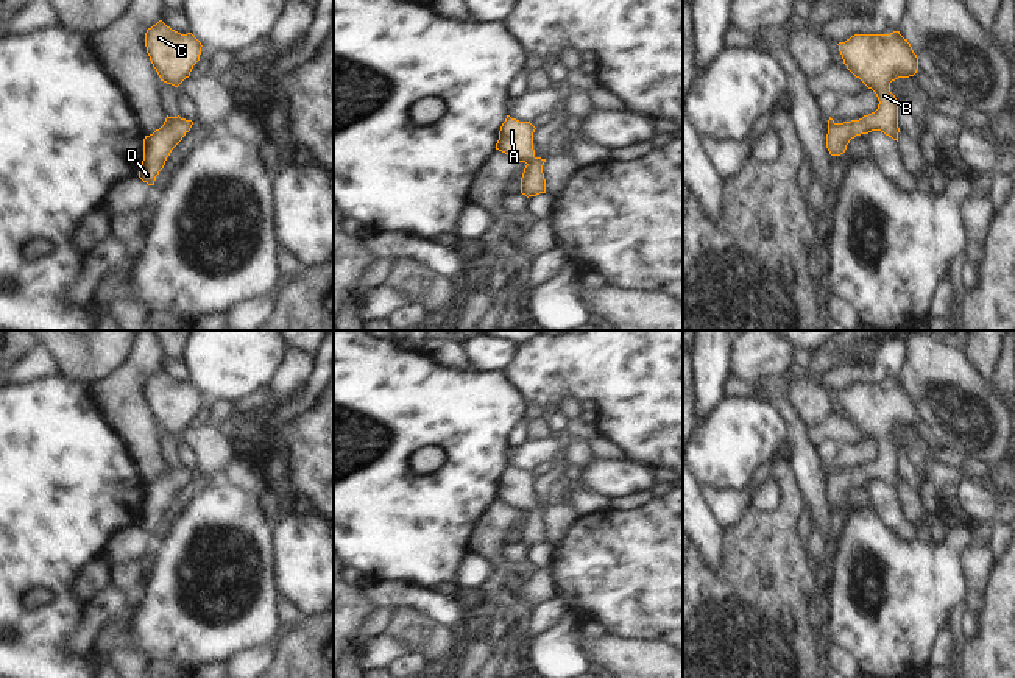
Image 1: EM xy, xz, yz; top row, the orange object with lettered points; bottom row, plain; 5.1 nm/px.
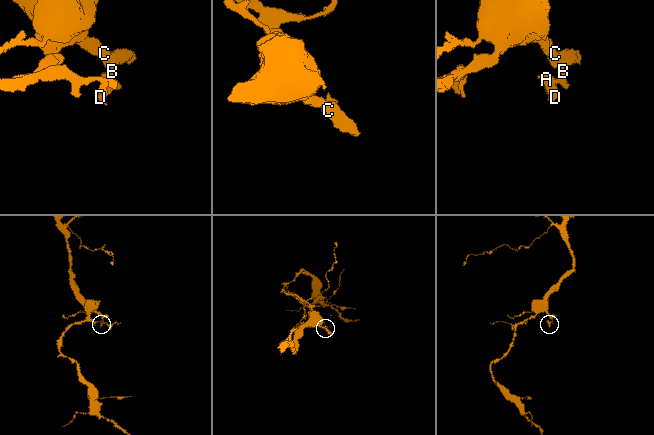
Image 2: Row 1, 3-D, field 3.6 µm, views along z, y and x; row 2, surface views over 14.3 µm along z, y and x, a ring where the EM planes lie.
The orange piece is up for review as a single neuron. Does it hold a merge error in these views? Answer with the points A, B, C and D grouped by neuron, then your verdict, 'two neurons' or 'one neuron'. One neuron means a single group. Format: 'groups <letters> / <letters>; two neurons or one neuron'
groups A B C D; one neuron

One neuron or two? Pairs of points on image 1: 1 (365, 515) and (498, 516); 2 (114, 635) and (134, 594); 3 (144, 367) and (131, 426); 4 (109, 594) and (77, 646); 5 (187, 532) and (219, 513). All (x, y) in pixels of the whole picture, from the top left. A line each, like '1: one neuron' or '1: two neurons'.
1: two neurons
2: one neuron
3: one neuron
4: one neuron
5: one neuron

